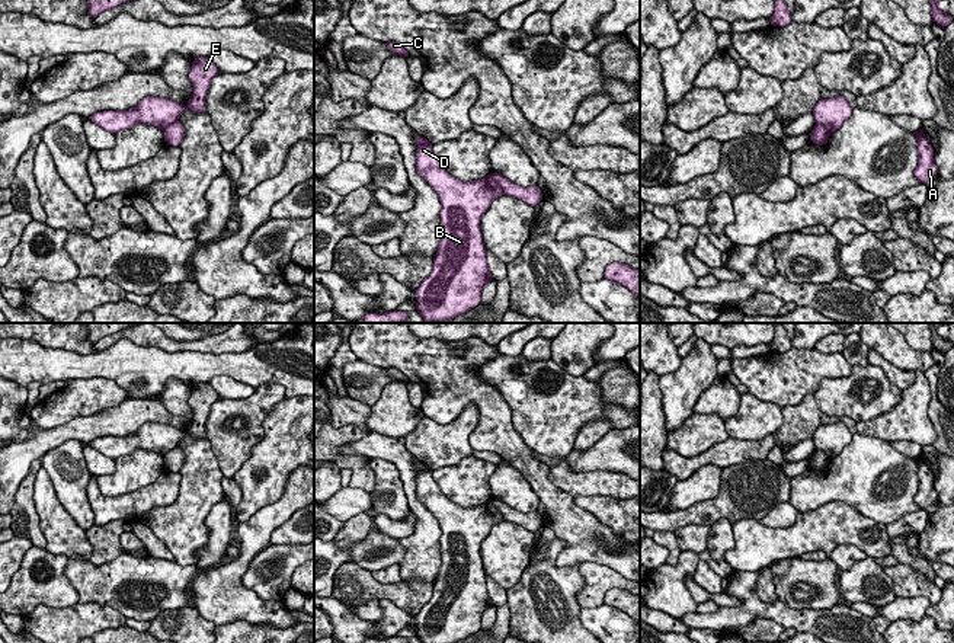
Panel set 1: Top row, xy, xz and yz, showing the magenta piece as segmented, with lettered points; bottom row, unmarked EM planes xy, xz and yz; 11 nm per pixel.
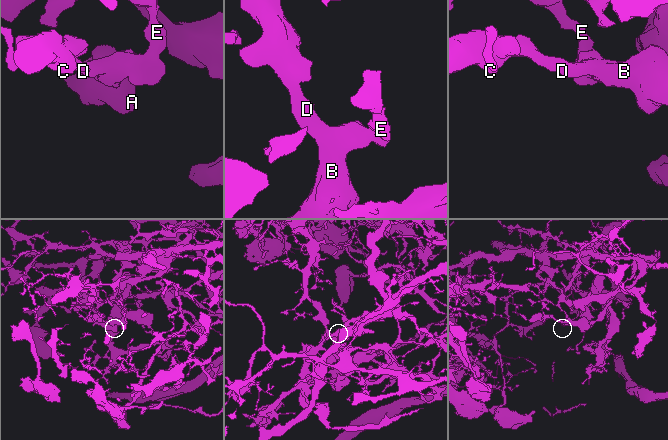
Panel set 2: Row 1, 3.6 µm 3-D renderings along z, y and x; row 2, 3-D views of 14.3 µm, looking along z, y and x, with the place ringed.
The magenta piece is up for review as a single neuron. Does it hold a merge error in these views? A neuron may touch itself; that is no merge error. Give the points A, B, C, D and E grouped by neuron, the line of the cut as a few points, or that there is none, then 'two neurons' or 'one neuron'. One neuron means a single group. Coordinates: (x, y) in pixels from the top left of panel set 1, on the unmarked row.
A B C D / E; cut in xz along (490, 499), (505, 518); two neurons

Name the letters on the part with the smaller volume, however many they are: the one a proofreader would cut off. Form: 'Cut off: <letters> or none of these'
Cut off: A, B, C, D

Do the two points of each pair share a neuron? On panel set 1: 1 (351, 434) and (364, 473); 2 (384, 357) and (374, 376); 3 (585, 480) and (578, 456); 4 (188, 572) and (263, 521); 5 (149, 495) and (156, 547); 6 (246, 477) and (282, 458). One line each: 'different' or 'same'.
1: same
2: different
3: different
4: different
5: different
6: same

